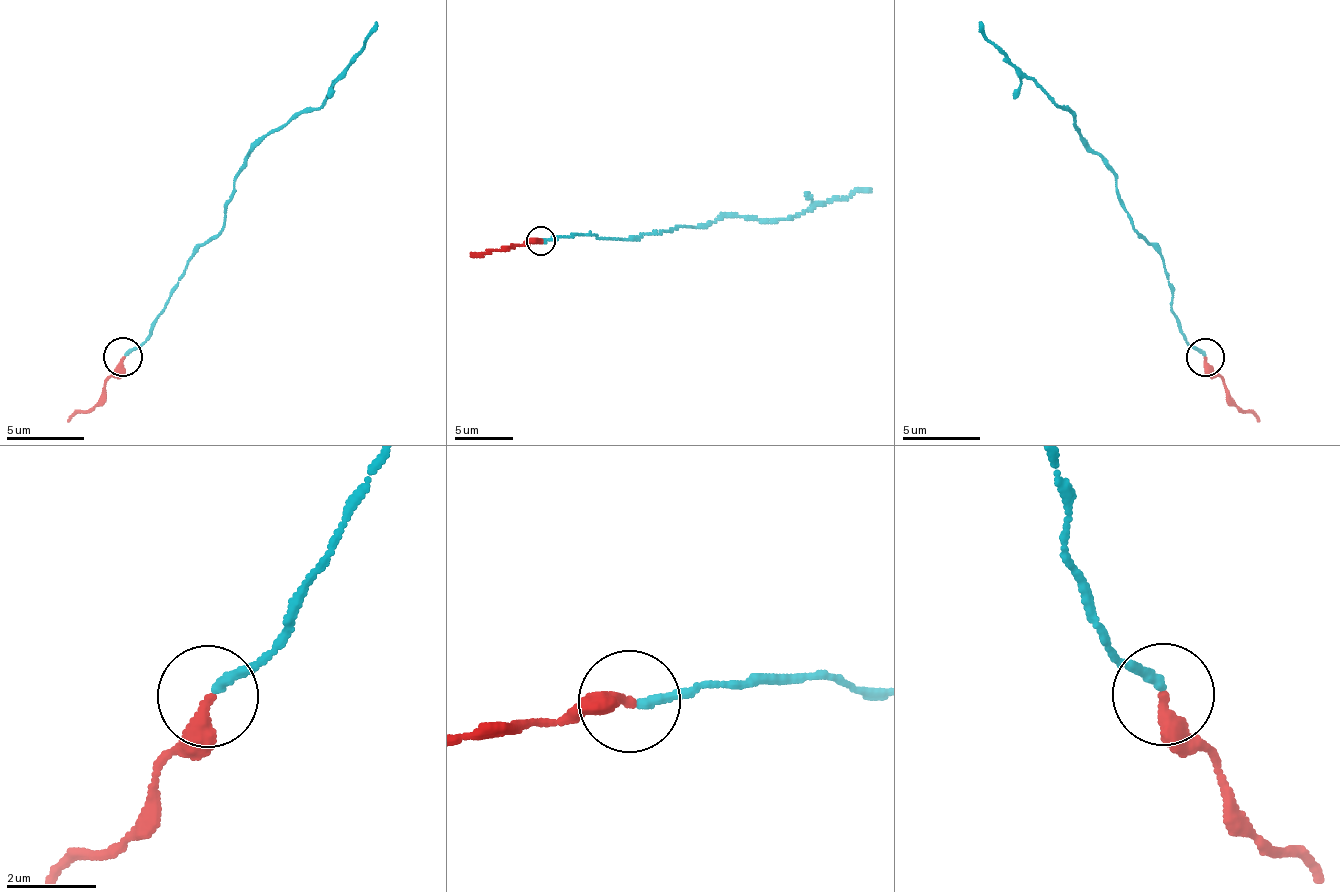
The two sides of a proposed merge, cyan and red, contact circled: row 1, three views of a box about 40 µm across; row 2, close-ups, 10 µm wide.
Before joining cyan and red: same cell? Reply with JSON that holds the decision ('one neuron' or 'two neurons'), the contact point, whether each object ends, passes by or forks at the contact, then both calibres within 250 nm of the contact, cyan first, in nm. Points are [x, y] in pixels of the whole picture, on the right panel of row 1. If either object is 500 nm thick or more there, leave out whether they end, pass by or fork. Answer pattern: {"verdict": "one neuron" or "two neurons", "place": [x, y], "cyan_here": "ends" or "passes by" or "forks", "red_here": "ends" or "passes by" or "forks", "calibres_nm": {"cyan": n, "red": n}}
{"verdict": "two neurons", "place": [1205, 357], "cyan_here": "ends", "red_here": "ends", "calibres_nm": {"cyan": 190, "red": 360}}

